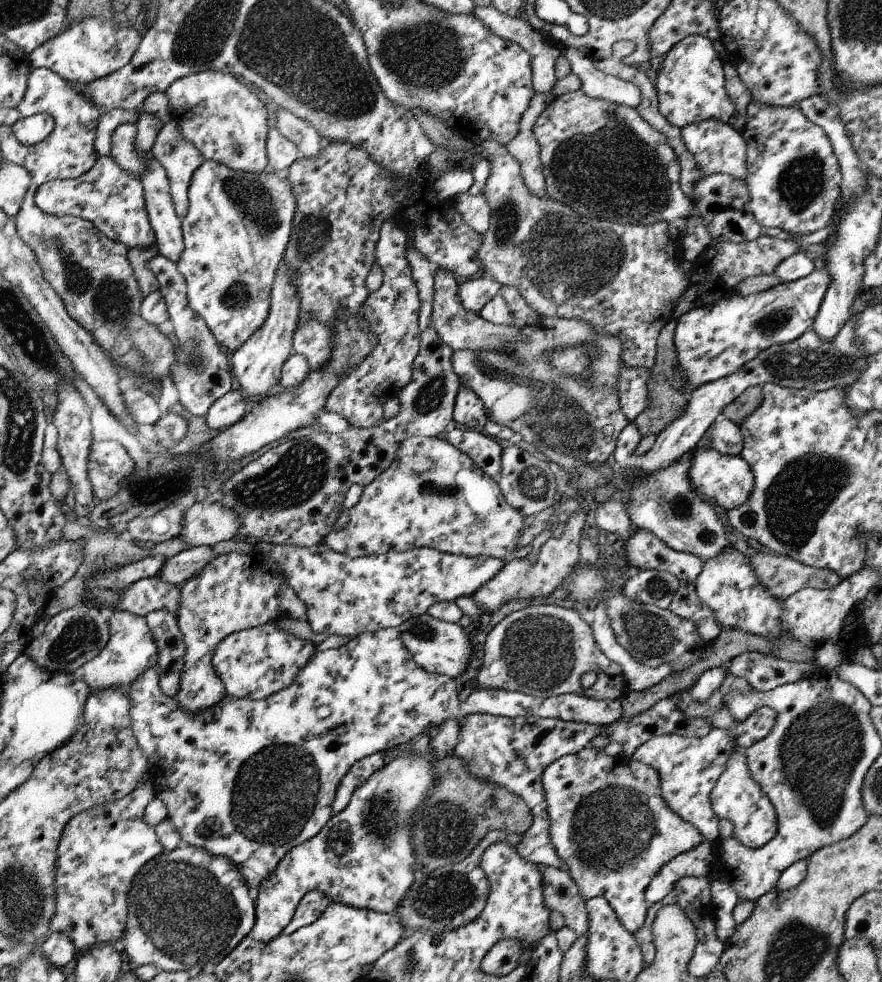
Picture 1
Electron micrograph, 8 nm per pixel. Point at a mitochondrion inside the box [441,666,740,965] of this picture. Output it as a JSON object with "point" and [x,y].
{"point":[610,830]}

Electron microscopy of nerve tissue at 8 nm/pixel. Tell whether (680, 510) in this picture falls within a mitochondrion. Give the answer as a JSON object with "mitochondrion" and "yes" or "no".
{"mitochondrion":"yes"}

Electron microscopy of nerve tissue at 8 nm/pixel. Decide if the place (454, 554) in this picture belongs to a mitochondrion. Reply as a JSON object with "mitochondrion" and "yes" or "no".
{"mitochondrion":"no"}

